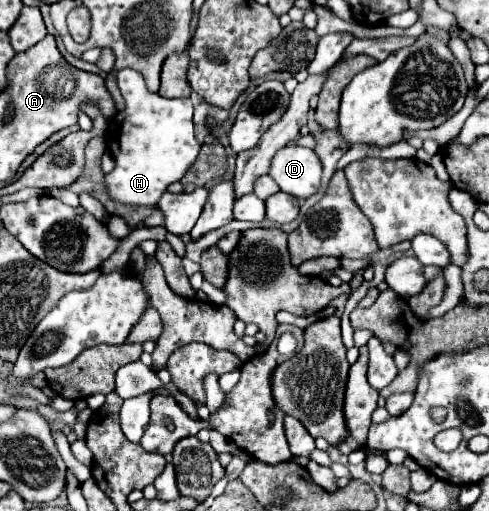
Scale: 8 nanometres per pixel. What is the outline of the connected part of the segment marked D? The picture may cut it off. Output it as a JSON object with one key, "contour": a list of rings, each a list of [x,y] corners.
{"contour":[[[287,144],[273,156],[269,176],[283,192],[295,198],[309,198],[321,184],[321,162],[311,148]]]}

